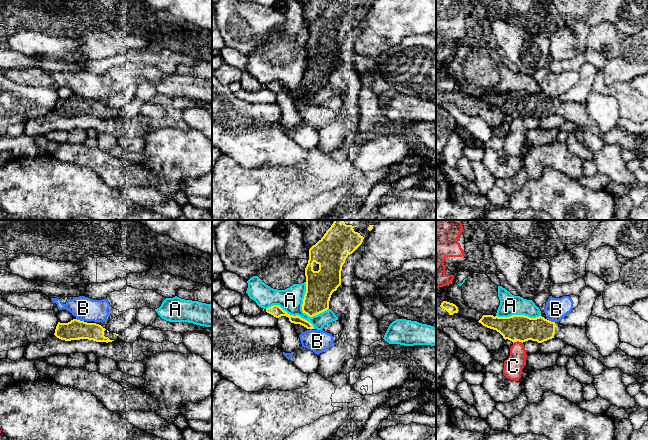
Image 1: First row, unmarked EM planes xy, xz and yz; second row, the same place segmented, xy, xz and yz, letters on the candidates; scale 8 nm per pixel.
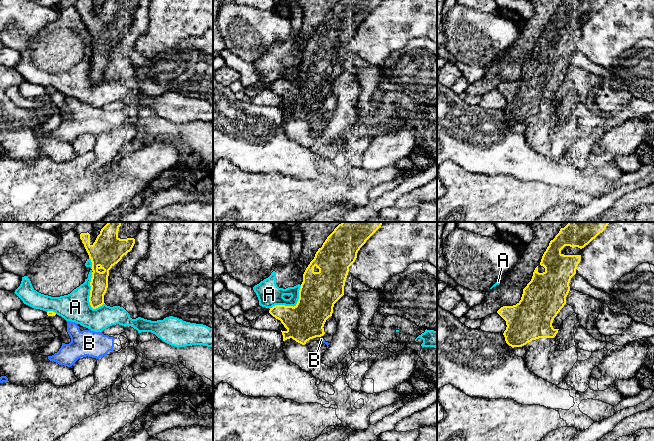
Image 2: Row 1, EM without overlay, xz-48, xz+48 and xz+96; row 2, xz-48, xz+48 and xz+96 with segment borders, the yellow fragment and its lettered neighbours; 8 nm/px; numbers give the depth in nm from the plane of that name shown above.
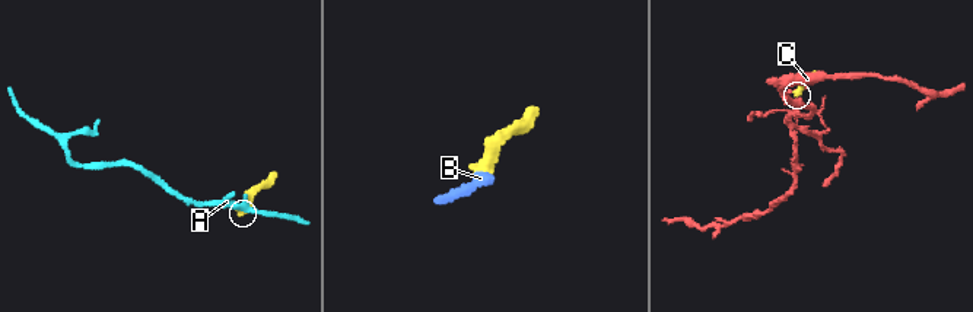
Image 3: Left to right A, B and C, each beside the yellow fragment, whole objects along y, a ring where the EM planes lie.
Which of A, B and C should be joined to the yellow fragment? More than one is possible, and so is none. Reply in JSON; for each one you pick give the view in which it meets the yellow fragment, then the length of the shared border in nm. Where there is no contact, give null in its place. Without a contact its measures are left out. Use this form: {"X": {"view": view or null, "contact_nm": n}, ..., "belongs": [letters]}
{"belongs": []}

